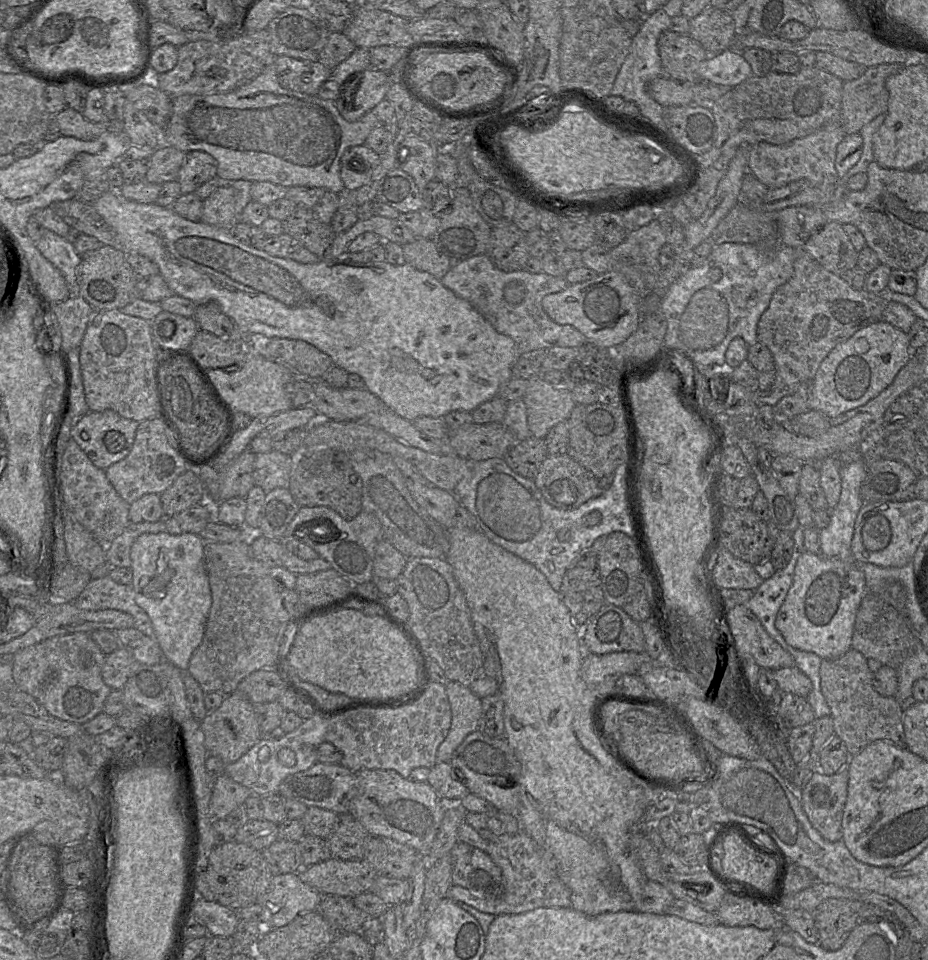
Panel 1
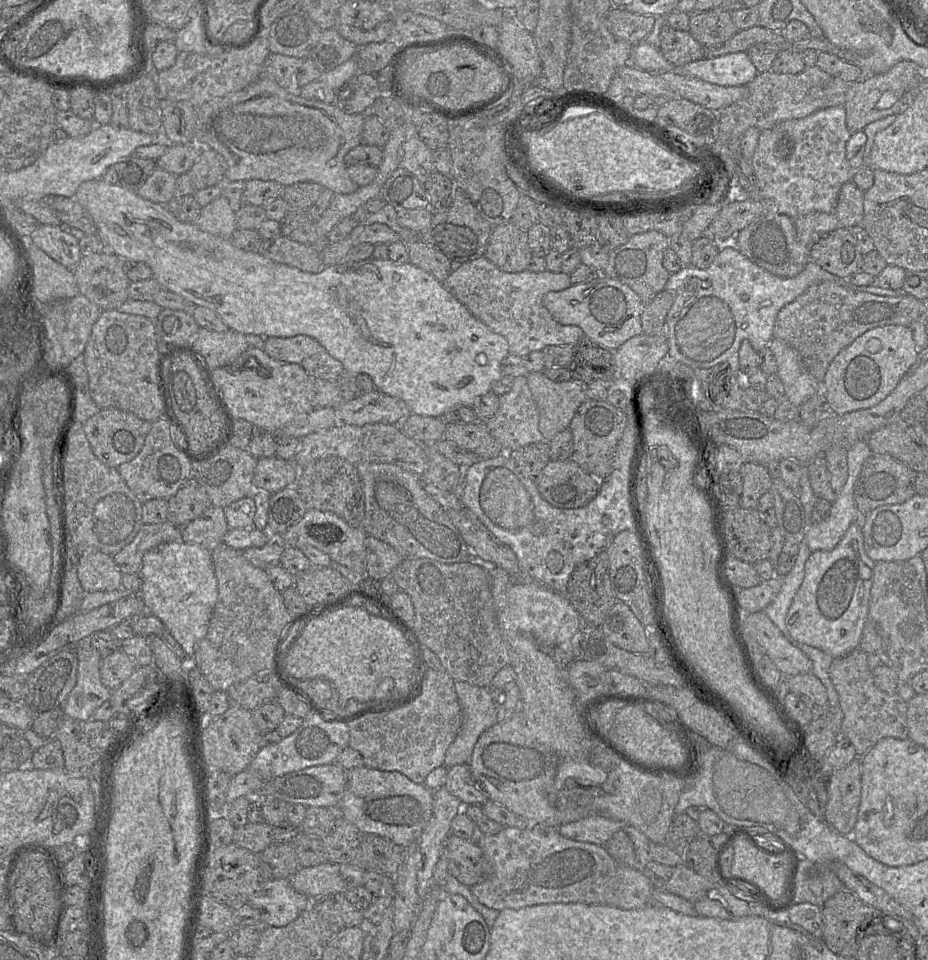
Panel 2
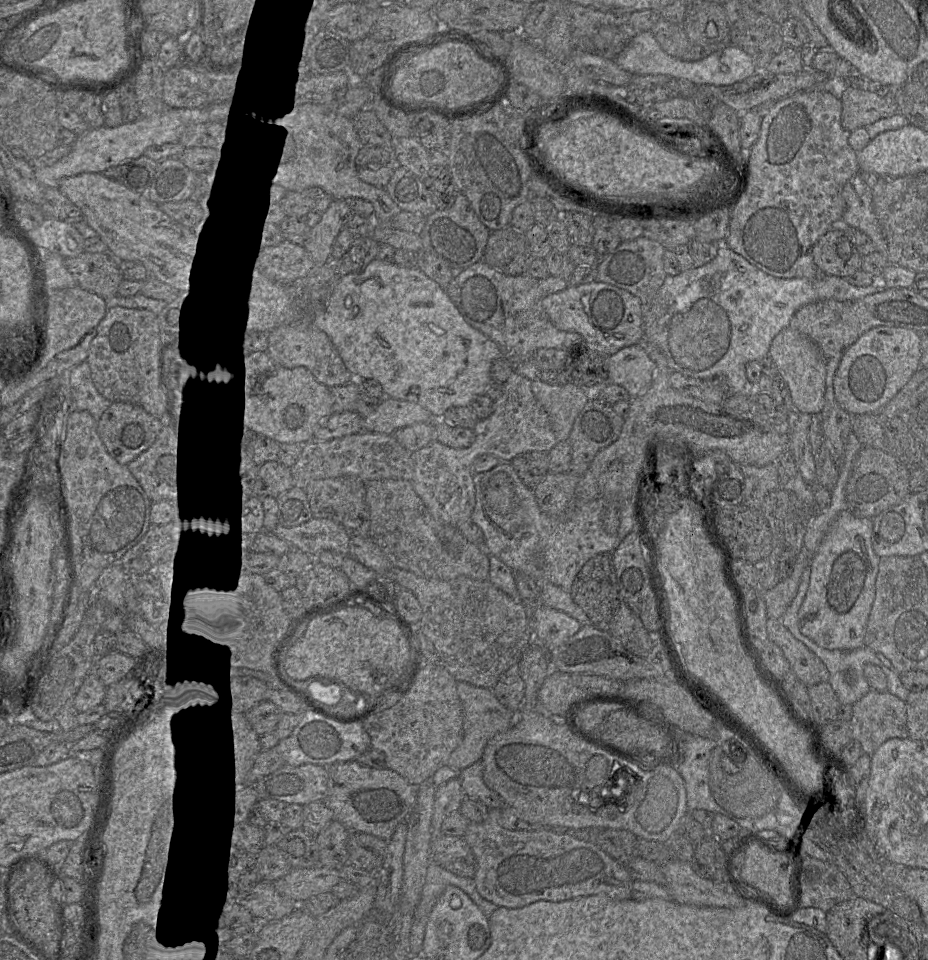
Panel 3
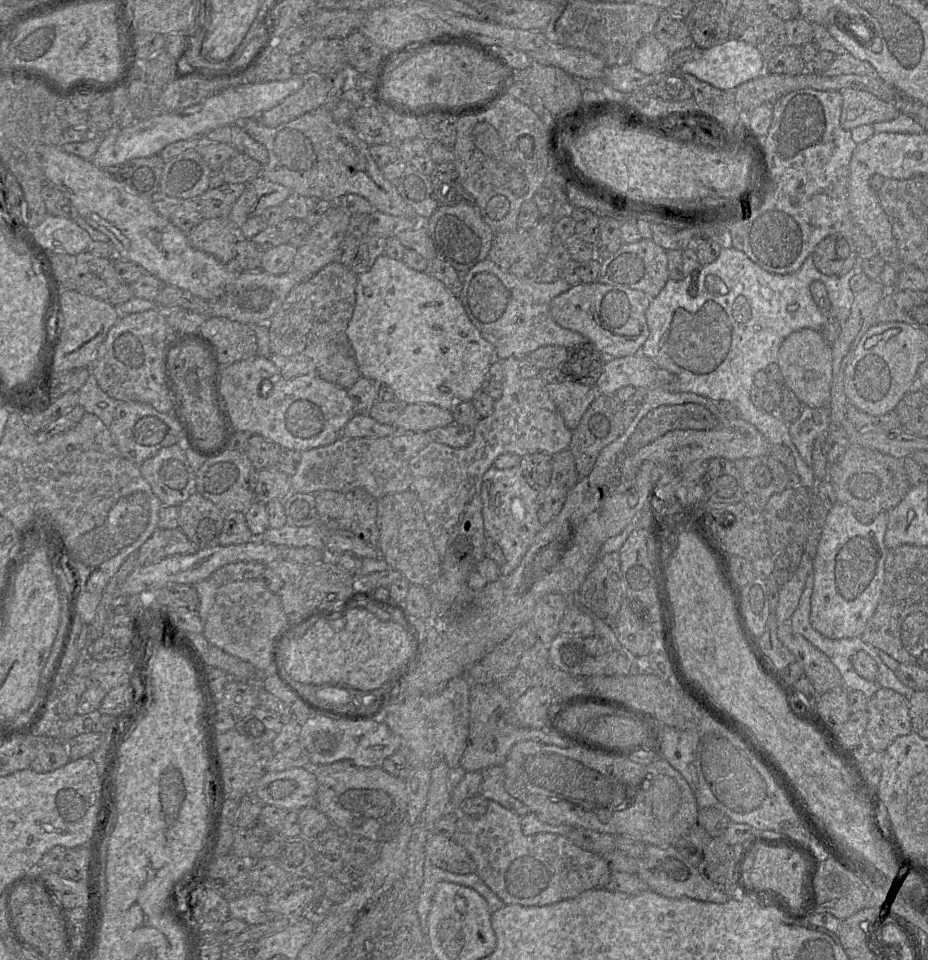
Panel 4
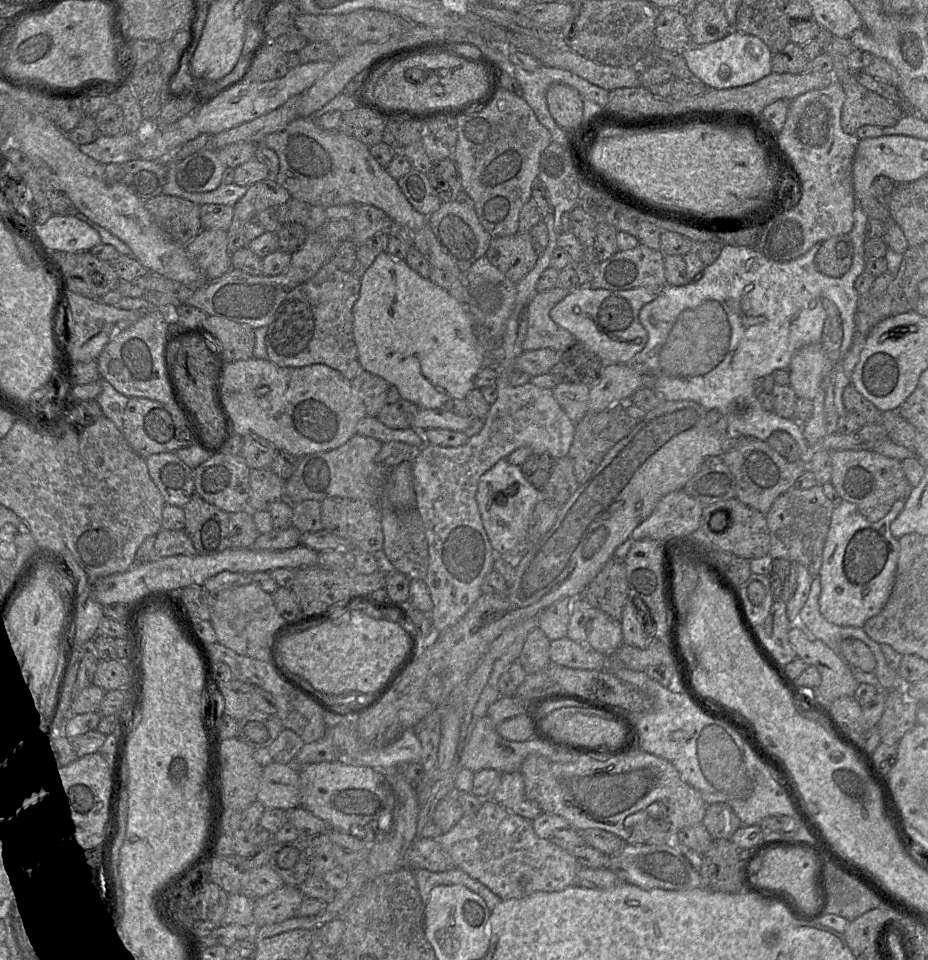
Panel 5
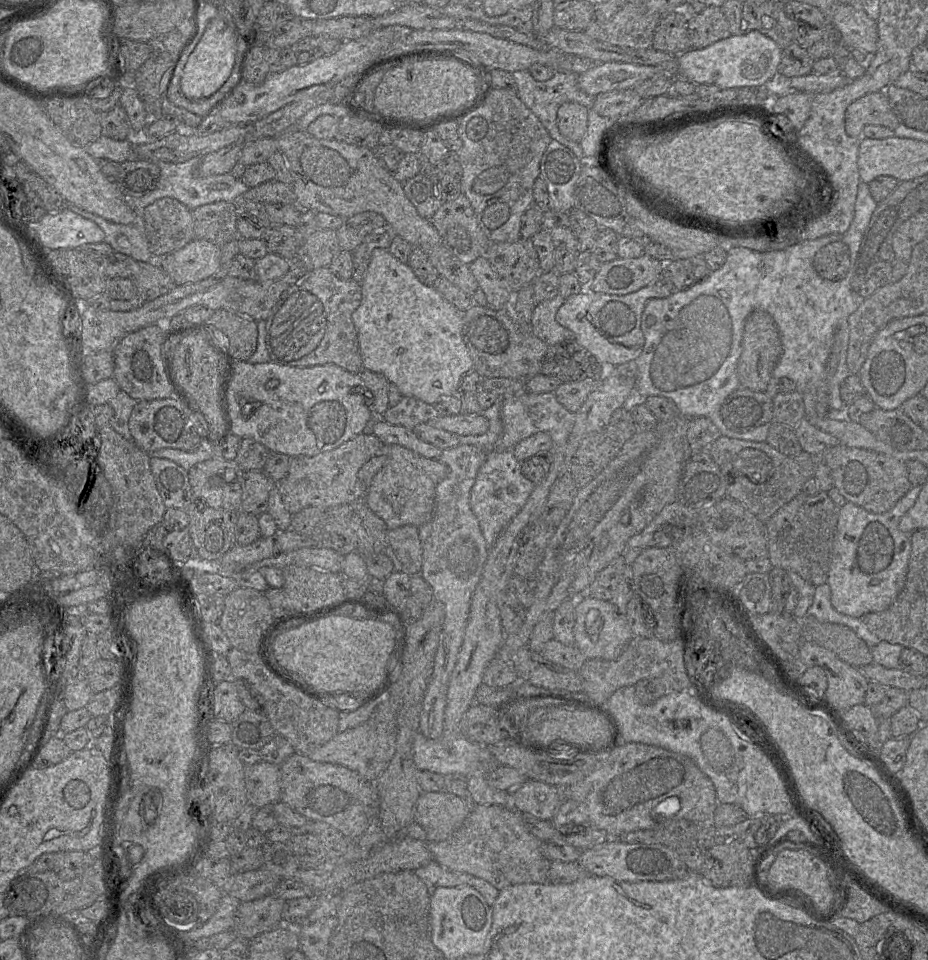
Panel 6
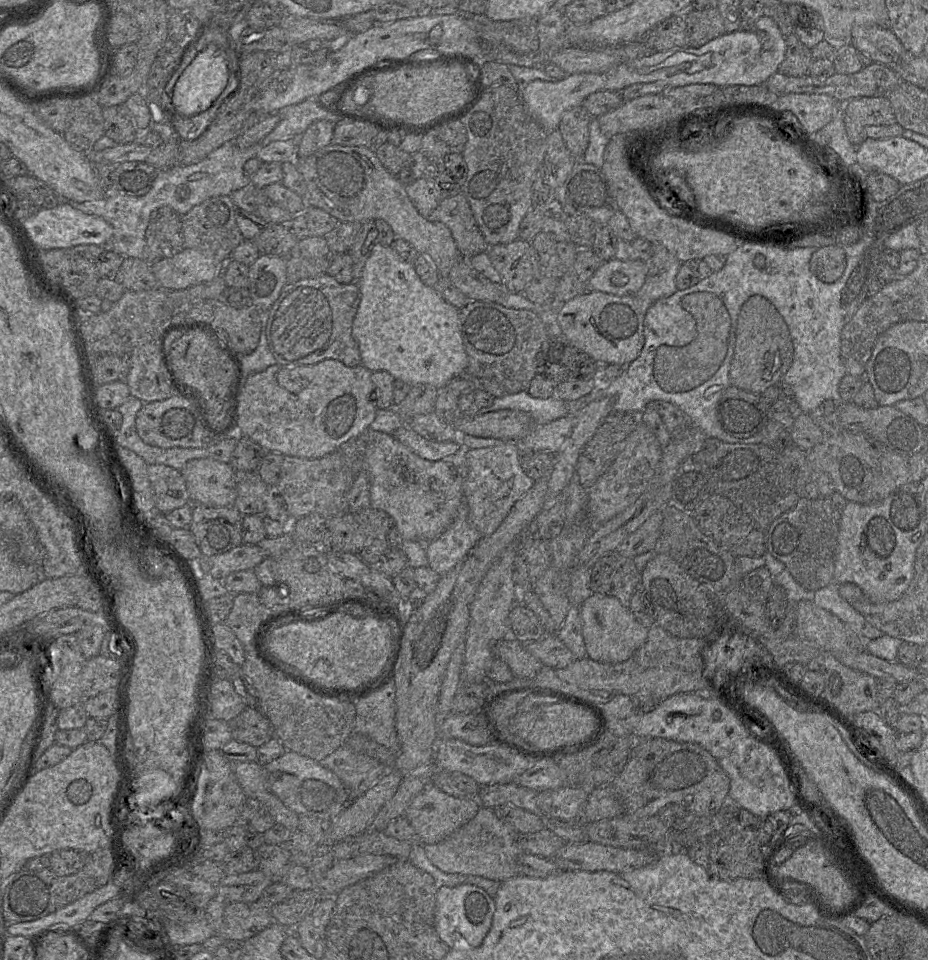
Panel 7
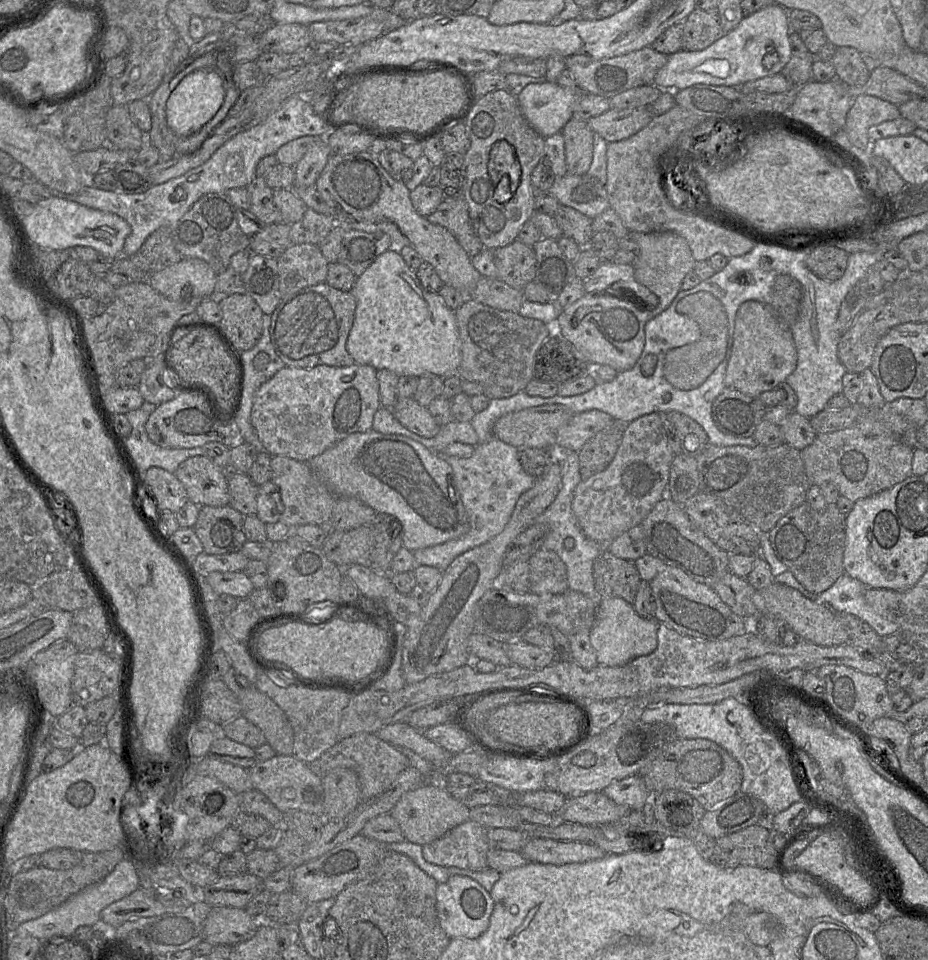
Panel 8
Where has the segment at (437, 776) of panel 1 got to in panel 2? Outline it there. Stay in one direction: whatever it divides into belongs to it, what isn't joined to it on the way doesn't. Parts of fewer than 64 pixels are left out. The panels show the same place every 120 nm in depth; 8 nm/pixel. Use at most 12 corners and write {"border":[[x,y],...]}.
{"border":[[467,763],[448,768],[444,787],[463,806],[483,805],[487,793]]}

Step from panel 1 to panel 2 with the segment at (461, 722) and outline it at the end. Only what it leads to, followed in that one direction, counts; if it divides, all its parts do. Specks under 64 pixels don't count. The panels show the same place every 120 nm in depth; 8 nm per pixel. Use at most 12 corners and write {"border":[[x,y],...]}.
{"border":[[454,681],[462,724],[447,768],[468,764],[480,735],[498,722],[488,687]]}

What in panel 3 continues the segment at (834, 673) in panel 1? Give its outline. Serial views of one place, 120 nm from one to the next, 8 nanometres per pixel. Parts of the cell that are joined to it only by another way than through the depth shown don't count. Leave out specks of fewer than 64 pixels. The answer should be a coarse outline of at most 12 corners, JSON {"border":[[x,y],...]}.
{"border":[[870,689],[852,706],[852,739],[872,755],[908,737],[905,701]]}

